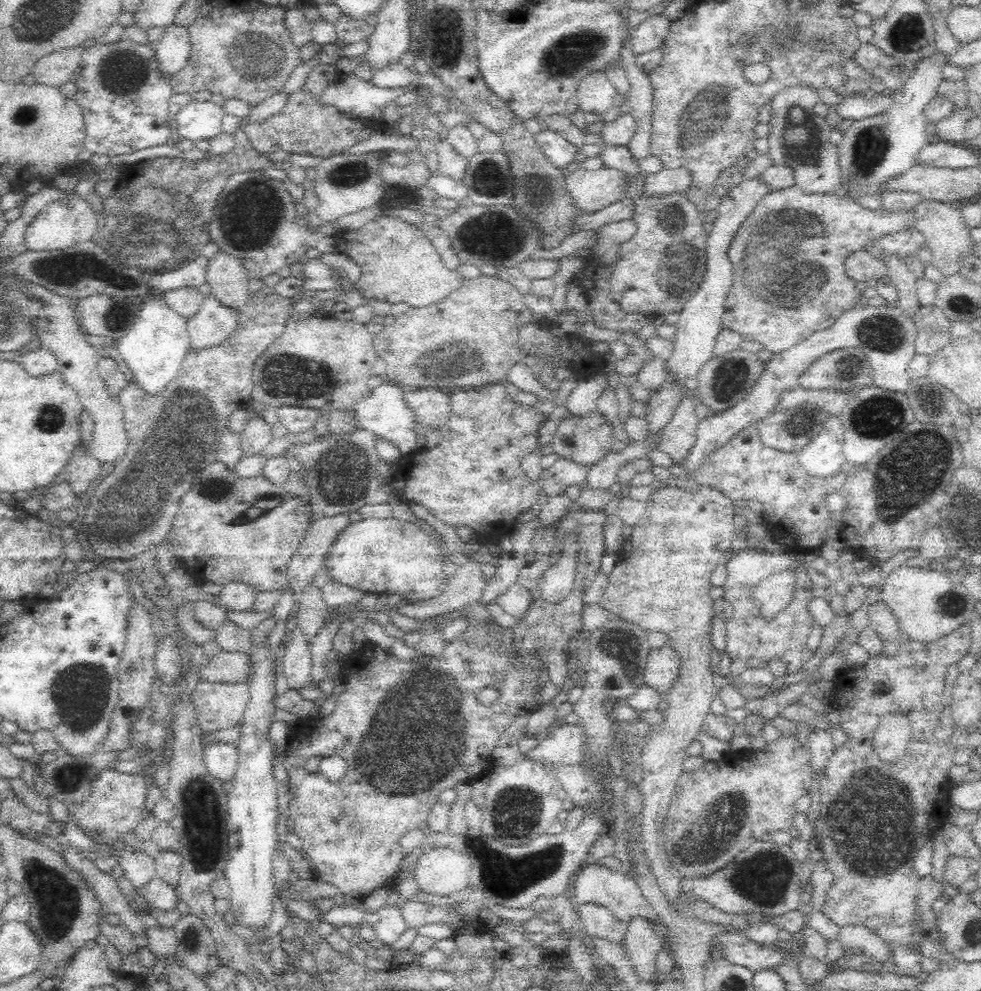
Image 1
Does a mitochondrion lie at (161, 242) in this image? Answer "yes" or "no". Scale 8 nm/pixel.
yes

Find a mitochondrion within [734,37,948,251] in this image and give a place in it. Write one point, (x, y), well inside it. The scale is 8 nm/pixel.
(867, 147)

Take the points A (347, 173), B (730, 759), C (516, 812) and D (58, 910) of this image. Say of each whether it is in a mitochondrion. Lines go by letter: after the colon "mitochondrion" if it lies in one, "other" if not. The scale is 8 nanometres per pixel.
A: mitochondrion
B: other
C: mitochondrion
D: mitochondrion

